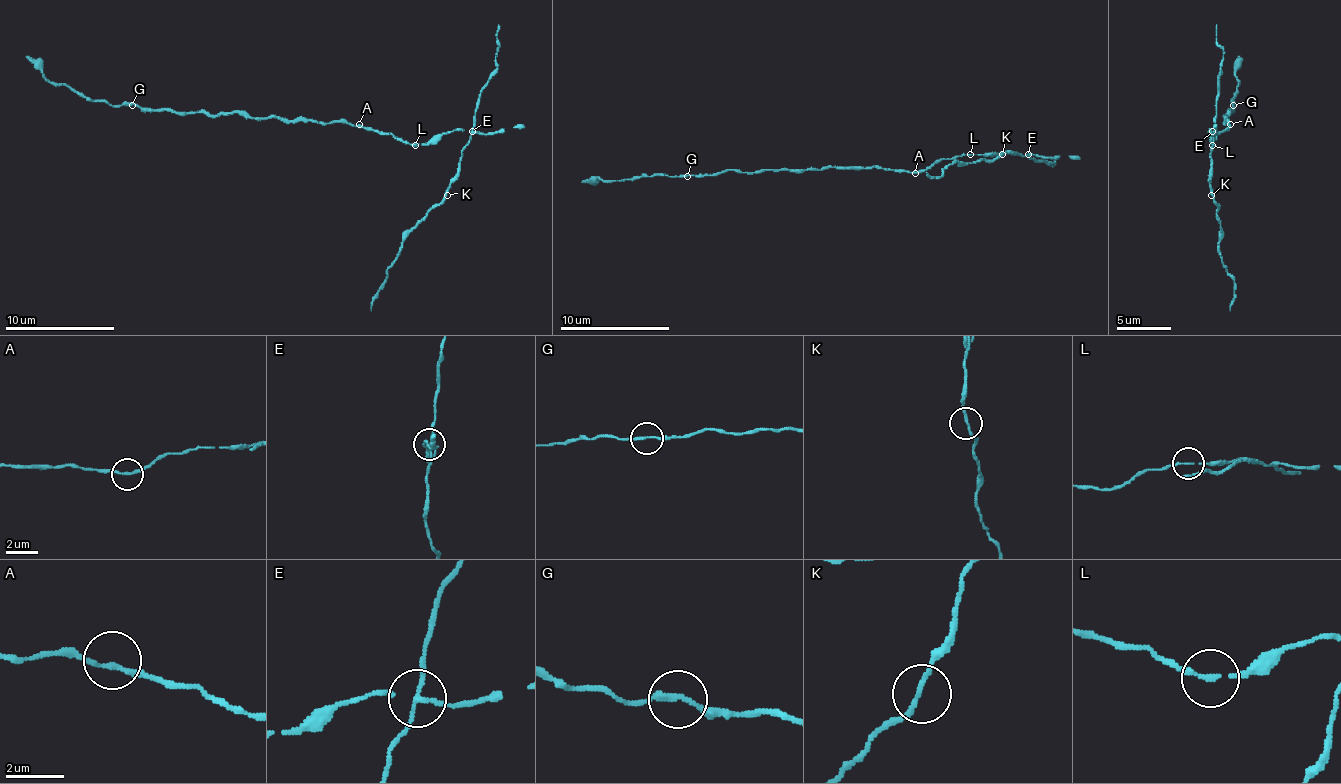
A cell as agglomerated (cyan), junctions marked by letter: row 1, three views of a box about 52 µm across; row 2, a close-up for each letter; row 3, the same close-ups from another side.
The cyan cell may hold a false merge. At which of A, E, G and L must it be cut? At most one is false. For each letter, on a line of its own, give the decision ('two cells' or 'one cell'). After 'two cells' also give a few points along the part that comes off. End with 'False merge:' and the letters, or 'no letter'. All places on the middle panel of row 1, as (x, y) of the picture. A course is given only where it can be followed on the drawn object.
A: one cell
E: two cells; course (1027, 154), (1002, 154), (953, 162), (939, 176), (926, 173)
G: one cell
L: one cell
False merge: E

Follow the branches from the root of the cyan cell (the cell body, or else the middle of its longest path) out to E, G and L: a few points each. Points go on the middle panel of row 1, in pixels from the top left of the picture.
E: (909, 170), (920, 173), (942, 159), (956, 159), (964, 154), (1002, 154), (1005, 151), (1027, 154)
G: (909, 170), (822, 168), (759, 173), (726, 170), (687, 176)
L: (909, 170), (920, 173), (942, 159), (956, 159), (969, 154)

